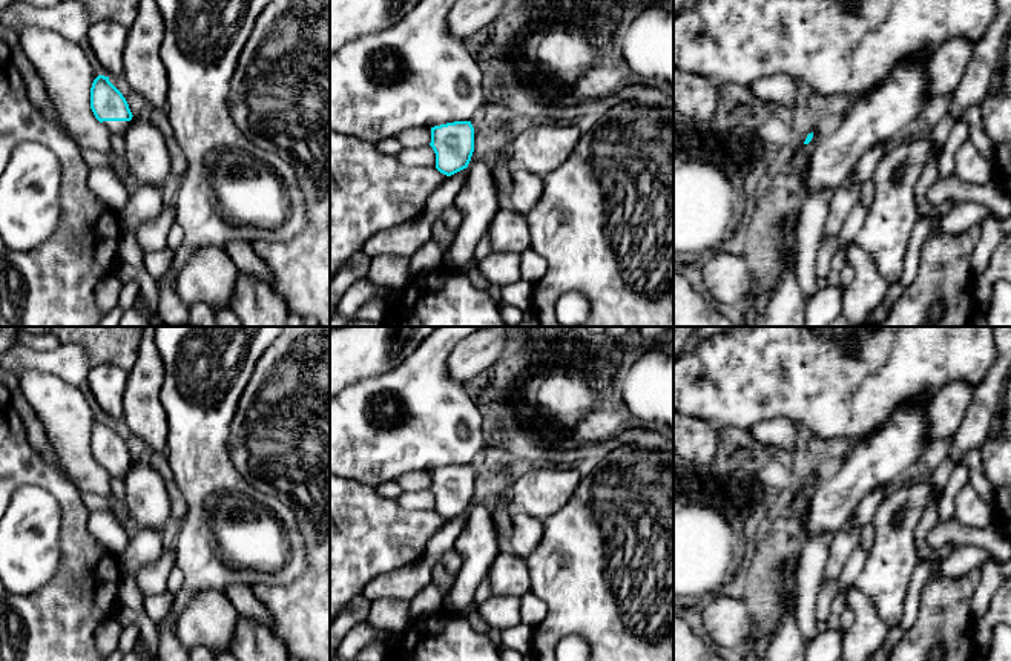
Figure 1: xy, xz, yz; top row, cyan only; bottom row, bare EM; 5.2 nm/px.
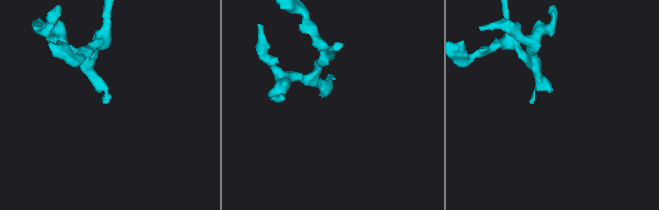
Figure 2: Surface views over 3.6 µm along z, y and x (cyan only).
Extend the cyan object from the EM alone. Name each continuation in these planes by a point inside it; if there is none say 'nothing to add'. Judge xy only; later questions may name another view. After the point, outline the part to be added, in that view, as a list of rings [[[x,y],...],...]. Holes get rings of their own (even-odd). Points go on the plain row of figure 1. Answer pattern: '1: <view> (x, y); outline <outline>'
1: xy (114, 471); outline [[[103,465],[101,468],[106,469],[112,478],[115,478],[126,477],[130,469],[130,465]]]

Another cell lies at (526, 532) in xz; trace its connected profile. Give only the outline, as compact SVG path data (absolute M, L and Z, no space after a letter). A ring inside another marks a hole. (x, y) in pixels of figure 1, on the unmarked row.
M512 514L509 551L528 560L543 537L543 521L531 515Z

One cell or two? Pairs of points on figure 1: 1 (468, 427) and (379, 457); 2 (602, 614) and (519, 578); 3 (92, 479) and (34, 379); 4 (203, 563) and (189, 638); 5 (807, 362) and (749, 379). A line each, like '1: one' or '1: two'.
1: one
2: two
3: one
4: two
5: one

